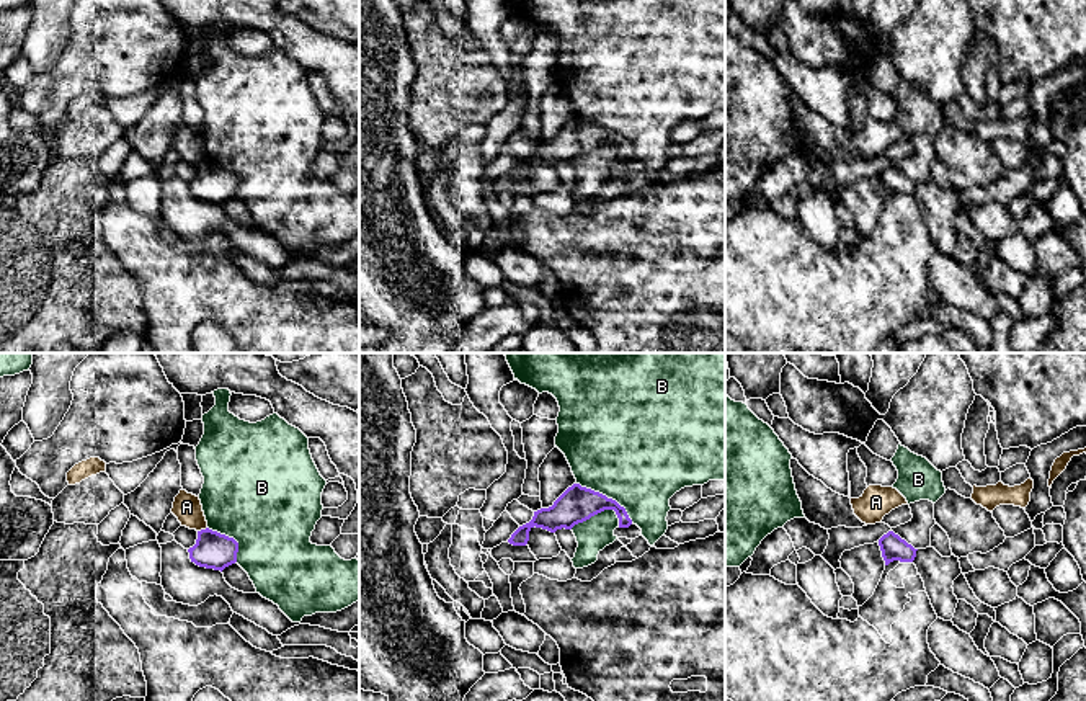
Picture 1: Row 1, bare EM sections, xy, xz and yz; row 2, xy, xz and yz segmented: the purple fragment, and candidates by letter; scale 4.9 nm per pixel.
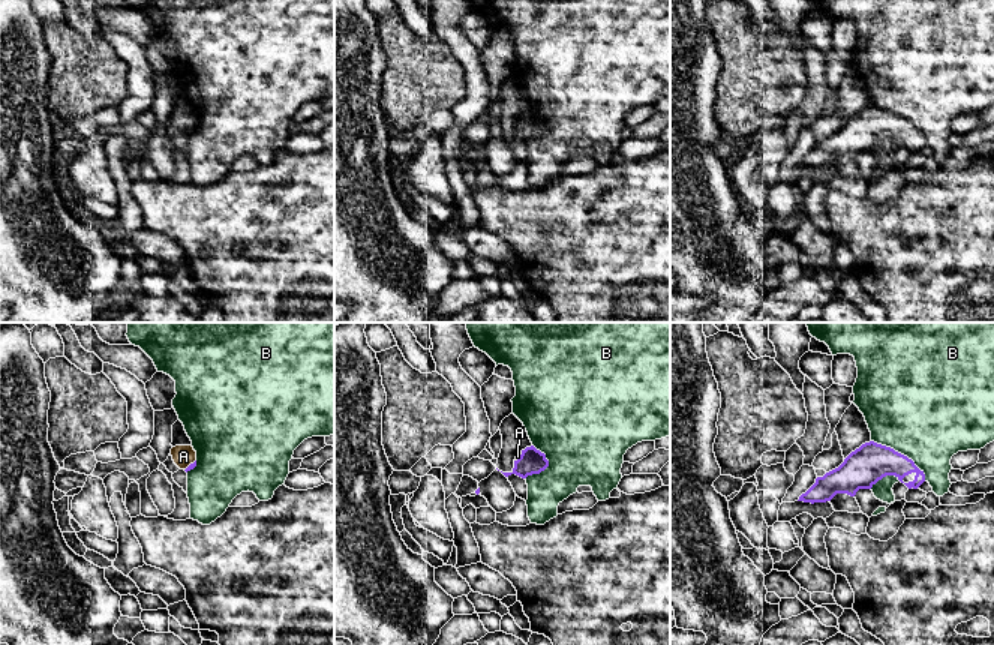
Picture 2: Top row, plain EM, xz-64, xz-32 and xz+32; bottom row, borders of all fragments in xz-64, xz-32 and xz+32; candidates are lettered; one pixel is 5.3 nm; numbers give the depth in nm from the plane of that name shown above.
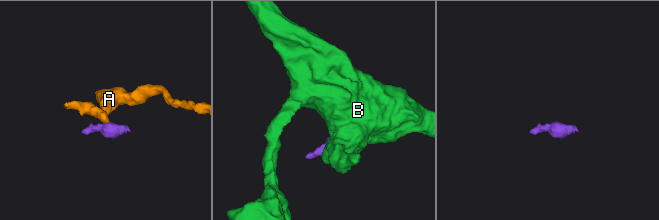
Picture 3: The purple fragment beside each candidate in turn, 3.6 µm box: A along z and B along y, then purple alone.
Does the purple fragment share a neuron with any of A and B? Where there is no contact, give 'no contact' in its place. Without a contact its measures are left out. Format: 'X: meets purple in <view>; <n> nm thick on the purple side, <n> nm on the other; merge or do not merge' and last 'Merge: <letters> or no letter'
A: meets purple in xy; 180 nm thick on the purple side, 140 nm on the other; do not merge
B: meets purple in xz; 180 nm thick on the purple side, 480 nm on the other; do not merge
Merge: no letter

